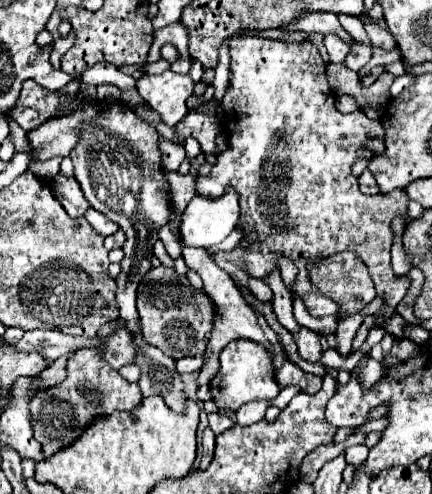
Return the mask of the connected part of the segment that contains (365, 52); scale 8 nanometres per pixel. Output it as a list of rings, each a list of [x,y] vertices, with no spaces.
[[[355,40],[355,42],[351,44],[351,50],[349,50],[347,58],[345,58],[345,64],[347,64],[347,68],[359,72],[359,70],[369,62],[369,58],[371,58],[371,48]]]

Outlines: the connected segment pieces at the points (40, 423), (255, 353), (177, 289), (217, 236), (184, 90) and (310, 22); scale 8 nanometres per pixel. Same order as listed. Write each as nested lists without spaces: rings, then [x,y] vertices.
[[[81,348],[67,362],[67,378],[57,388],[47,388],[31,398],[33,436],[41,444],[45,456],[71,446],[81,432],[99,416],[111,416],[117,410],[133,410],[143,400],[139,384],[127,382],[113,370],[97,348]]]
[[[233,340],[229,342],[219,354],[219,372],[211,382],[211,394],[215,404],[221,410],[237,410],[245,404],[245,400],[261,400],[261,398],[275,398],[279,394],[279,386],[273,380],[273,364],[269,352],[263,344],[253,340]]]
[[[151,268],[137,286],[137,312],[143,340],[157,346],[165,356],[177,360],[205,352],[213,320],[213,304],[203,290],[191,296],[191,286],[175,284],[175,278],[175,272],[169,268]]]
[[[229,190],[221,200],[205,200],[193,196],[179,224],[179,242],[193,248],[209,248],[221,244],[237,226],[237,194]]]
[[[167,70],[163,74],[151,76],[143,74],[137,80],[137,90],[141,98],[161,116],[161,122],[175,126],[187,114],[187,98],[193,94],[191,76]]]
[[[315,12],[315,14],[307,14],[305,18],[301,18],[299,22],[289,24],[285,30],[303,30],[303,32],[319,32],[319,34],[337,34],[341,40],[353,40],[353,36],[343,30],[343,26],[337,20],[337,14],[331,12]]]

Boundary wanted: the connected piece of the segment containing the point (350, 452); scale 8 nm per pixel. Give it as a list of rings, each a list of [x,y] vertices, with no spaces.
[[[359,444],[359,446],[351,446],[351,448],[345,448],[345,460],[347,464],[351,464],[355,470],[361,468],[369,456],[369,448],[365,444]]]

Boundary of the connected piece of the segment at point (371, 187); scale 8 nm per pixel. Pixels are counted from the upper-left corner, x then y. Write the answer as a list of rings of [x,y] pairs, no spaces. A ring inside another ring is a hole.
[[[365,170],[361,176],[359,176],[359,190],[363,194],[379,194],[379,188],[375,184],[375,178],[369,170]]]

